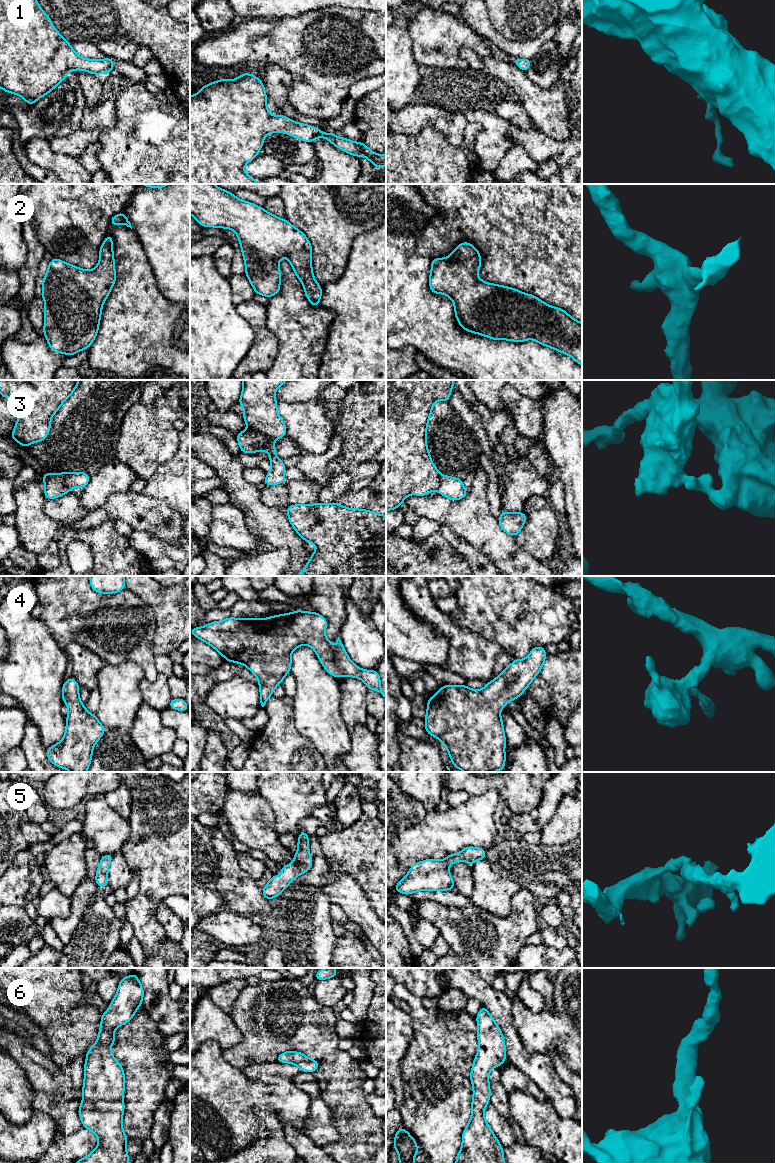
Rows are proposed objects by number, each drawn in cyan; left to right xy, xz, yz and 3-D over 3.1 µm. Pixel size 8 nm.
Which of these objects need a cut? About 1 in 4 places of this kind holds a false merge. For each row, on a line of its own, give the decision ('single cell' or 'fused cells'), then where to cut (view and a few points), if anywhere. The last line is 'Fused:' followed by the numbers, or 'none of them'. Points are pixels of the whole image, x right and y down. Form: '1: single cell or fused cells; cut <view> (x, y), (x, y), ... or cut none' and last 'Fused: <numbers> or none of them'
1: single cell; cut none
2: single cell; cut none
3: fused cells; cut xz (248, 428), (272, 439)
4: single cell; cut none
5: single cell; cut none
6: single cell; cut none
Fused: 3

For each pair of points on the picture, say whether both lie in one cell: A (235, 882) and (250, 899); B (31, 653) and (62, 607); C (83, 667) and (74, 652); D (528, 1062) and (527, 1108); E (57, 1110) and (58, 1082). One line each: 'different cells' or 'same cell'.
A: same cell
B: different cells
C: same cell
D: different cells
E: different cells

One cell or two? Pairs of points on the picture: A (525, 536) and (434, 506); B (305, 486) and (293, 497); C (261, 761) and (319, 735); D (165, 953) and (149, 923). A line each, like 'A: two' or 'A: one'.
A: two
B: one
C: two
D: two

